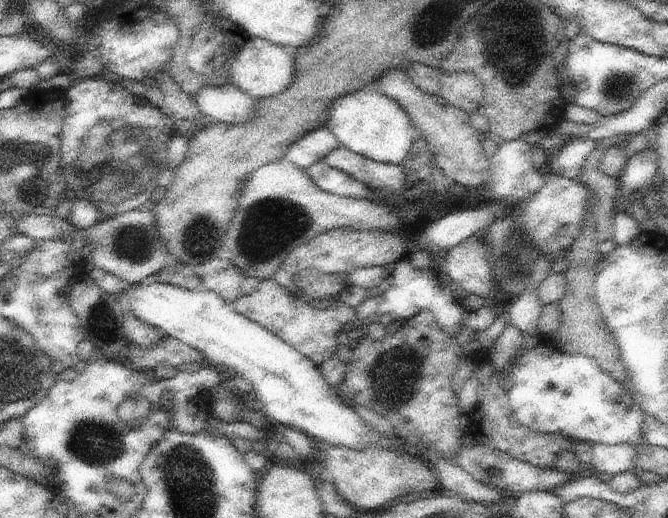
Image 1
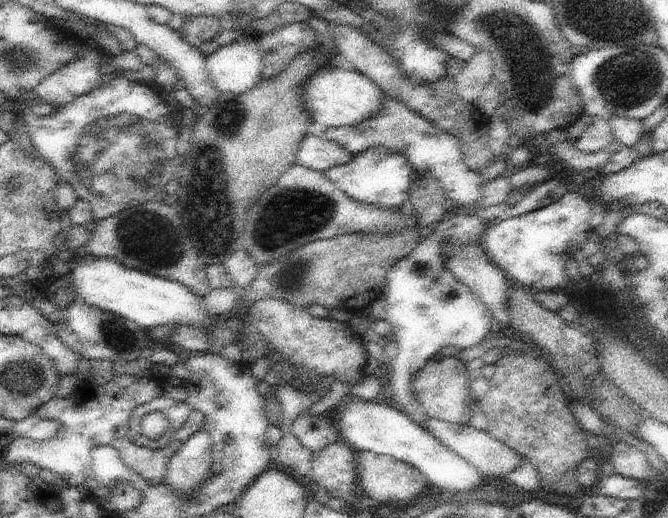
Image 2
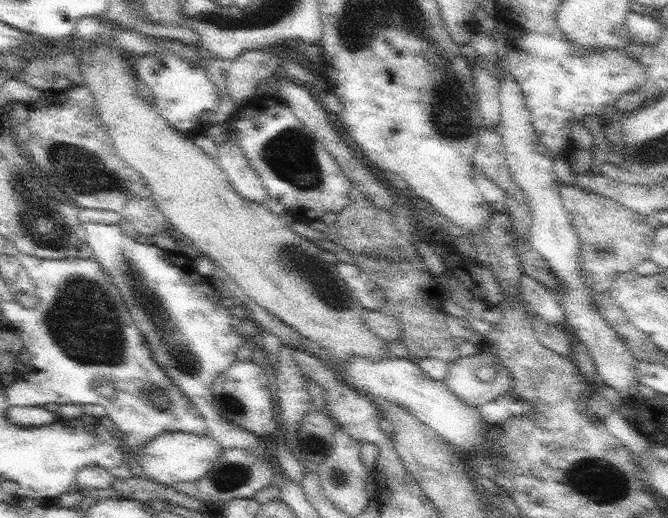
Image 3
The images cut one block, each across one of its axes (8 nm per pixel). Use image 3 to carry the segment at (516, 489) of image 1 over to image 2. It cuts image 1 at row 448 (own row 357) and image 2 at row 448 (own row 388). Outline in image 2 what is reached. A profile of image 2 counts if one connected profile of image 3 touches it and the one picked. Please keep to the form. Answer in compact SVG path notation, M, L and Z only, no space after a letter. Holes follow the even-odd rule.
M427 418L425 430L429 430L441 444L445 444L453 452L457 452L457 456L463 456L467 462L471 462L475 468L479 468L491 484L521 464L521 458L517 452L513 452L507 444L493 438L489 432L483 432L481 428L475 428L471 424L463 426L463 424L451 424L451 422L439 420L439 418Z

